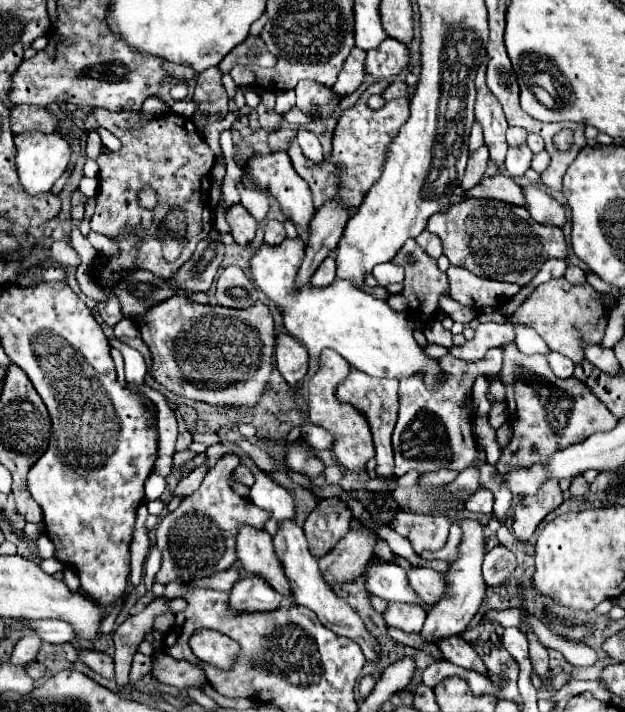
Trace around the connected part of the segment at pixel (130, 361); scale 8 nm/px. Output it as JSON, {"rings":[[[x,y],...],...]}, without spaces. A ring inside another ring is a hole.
{"rings":[[[111,340],[109,342],[113,348],[117,348],[123,358],[125,358],[125,378],[127,378],[127,384],[129,386],[145,386],[145,374],[147,374],[147,366],[145,366],[145,360],[143,356],[131,348],[131,346],[125,346],[123,342],[119,340]]]}

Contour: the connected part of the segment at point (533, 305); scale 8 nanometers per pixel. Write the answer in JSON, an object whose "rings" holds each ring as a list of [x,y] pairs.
{"rings":[[[559,278],[539,284],[533,294],[525,298],[523,304],[515,310],[515,316],[511,320],[529,324],[551,350],[565,354],[573,362],[581,362],[583,350],[577,336],[581,334],[587,342],[601,342],[601,336],[605,336],[605,324],[609,322],[609,308],[603,302],[603,294],[593,286],[573,286],[565,278]]]}

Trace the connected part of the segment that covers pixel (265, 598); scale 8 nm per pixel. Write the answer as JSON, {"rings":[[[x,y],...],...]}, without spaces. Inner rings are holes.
{"rings":[[[245,576],[229,592],[229,608],[241,612],[271,612],[277,610],[283,596],[259,576]]]}

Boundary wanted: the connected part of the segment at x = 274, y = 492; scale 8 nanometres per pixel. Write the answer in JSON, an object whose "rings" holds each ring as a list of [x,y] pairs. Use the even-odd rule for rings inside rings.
{"rings":[[[226,441],[225,444],[239,456],[241,463],[248,467],[253,476],[255,484],[251,486],[251,502],[257,504],[259,508],[269,512],[269,520],[265,522],[267,526],[277,526],[283,518],[293,518],[295,516],[295,506],[291,494],[281,488],[277,482],[273,482],[263,470],[259,470],[253,460],[245,454],[235,443]]]}

